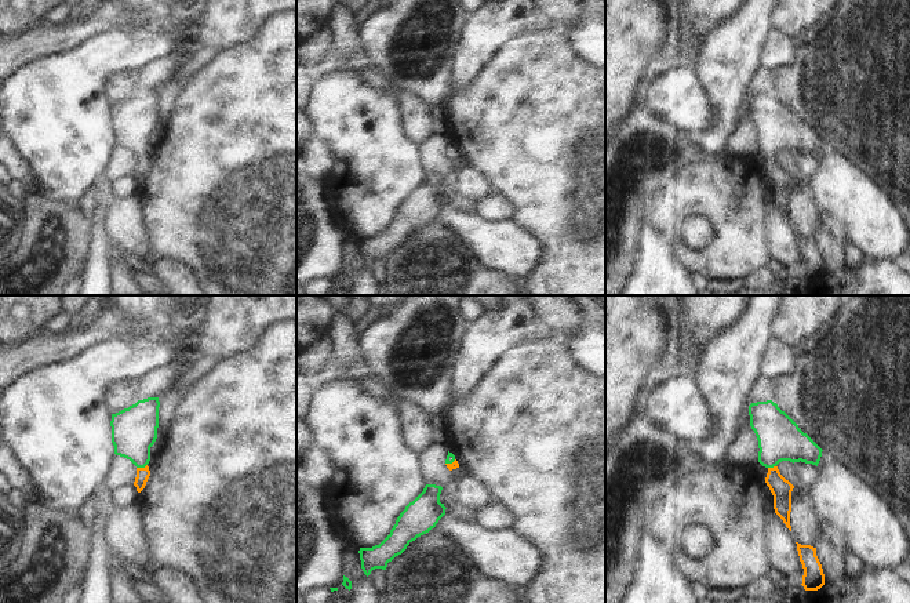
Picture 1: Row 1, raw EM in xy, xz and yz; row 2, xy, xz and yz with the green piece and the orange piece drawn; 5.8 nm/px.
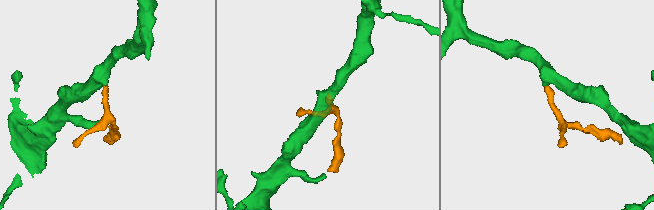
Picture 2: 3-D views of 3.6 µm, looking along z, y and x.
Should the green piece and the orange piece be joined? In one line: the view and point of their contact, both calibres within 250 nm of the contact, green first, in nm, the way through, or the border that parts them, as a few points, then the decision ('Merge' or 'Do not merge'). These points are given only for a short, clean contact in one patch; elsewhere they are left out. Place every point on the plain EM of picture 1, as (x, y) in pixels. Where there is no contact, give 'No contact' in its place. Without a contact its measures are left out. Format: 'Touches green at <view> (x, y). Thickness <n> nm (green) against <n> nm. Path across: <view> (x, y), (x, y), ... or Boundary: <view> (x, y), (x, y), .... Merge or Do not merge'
Touches green at xy (141, 157). Thickness 280 nm (green) against 80 nm. Path across: xy (134, 122), (141, 157), (142, 164). Merge

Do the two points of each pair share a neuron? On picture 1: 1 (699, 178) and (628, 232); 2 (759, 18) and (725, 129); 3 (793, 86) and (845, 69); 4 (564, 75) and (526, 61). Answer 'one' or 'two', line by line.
1: two
2: one
3: one
4: one

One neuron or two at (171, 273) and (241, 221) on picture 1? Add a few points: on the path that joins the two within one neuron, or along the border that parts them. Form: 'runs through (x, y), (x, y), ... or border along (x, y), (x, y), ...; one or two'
border along (150, 264), (157, 260), (178, 261), (196, 280); two

